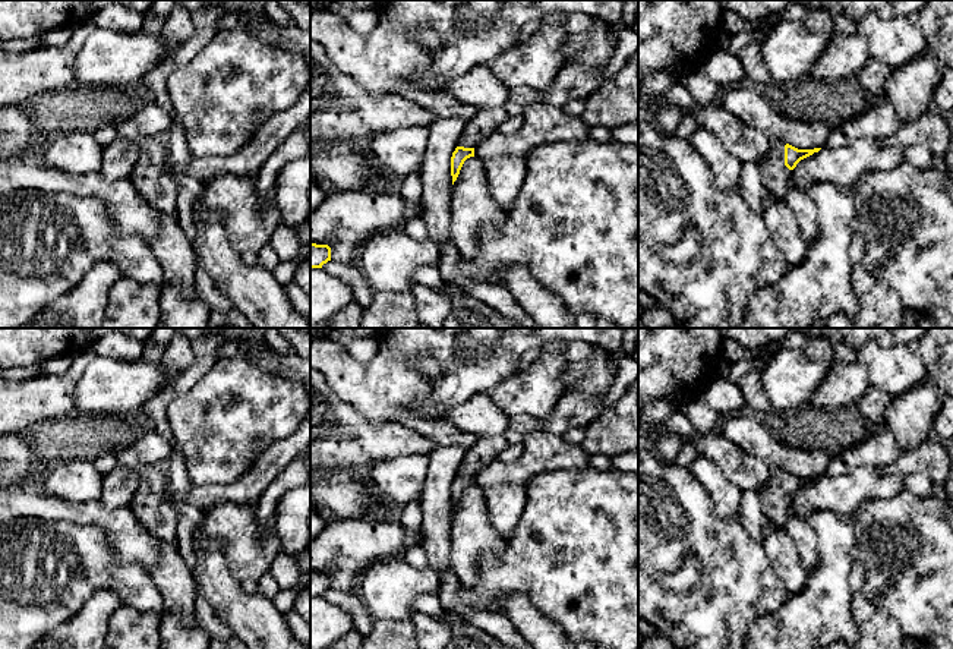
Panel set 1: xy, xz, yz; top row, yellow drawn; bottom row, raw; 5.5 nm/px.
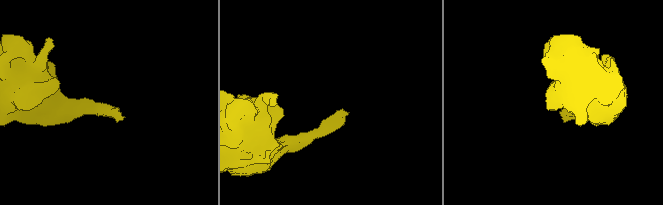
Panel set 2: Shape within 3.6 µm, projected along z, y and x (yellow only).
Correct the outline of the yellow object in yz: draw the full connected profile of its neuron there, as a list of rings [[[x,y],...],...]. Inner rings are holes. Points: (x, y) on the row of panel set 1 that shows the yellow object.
[[[770,139],[770,154],[758,164],[766,192],[777,199],[783,199],[792,170],[801,160],[820,149],[798,149],[783,141]]]

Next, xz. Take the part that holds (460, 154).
[[[583,64],[564,66],[546,89],[509,89],[502,107],[479,110],[471,120],[467,120],[458,147],[452,152],[452,185],[464,161],[474,157],[474,148],[492,136],[505,119],[523,116],[526,107],[531,103],[562,107],[569,100],[587,100],[594,89],[602,86],[603,76],[605,67],[596,69]]]

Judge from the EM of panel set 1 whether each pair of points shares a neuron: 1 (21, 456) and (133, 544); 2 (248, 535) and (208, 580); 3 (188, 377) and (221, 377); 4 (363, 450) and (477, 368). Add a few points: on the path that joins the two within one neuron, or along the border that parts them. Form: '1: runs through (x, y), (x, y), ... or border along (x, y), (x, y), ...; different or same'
1: border along (38, 482), (15, 487); different
2: border along (205, 532), (208, 545), (223, 555), (239, 582); different
3: border along (220, 358), (188, 391), (174, 397); different
4: border along (362, 413), (376, 425), (395, 422); different

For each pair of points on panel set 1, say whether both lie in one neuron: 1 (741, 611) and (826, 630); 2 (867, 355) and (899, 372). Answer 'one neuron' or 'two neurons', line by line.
1: two neurons
2: one neuron

